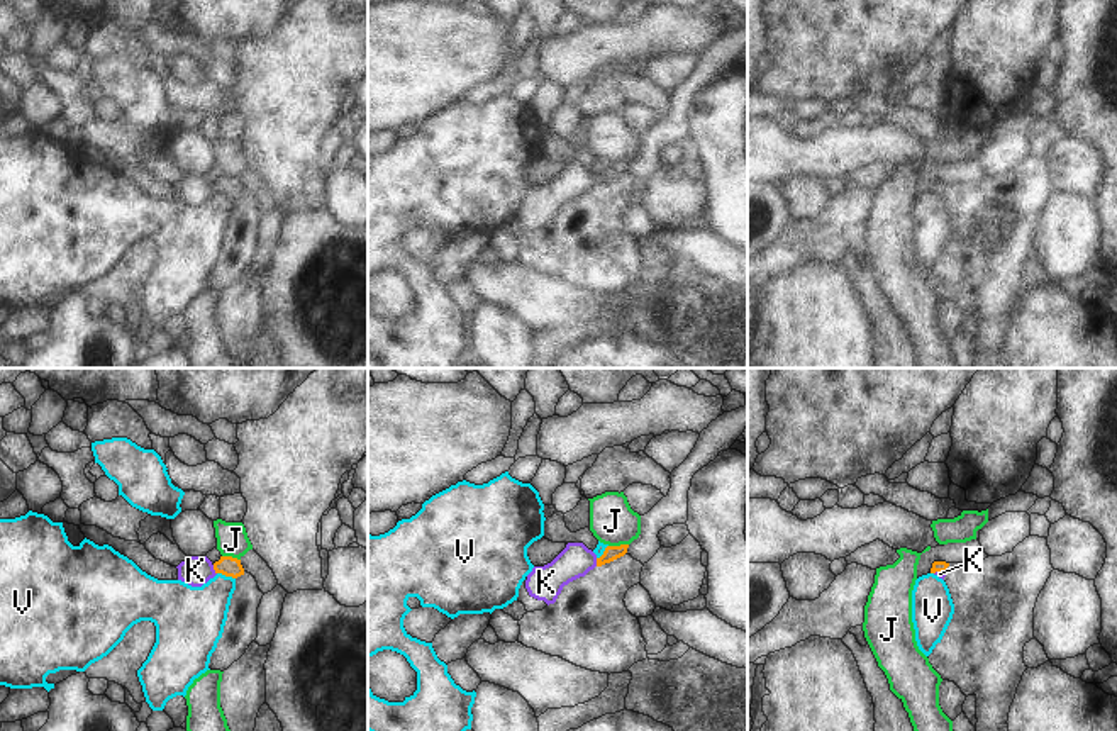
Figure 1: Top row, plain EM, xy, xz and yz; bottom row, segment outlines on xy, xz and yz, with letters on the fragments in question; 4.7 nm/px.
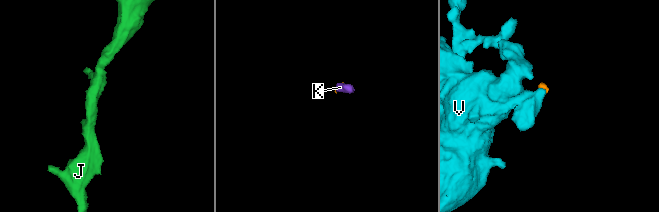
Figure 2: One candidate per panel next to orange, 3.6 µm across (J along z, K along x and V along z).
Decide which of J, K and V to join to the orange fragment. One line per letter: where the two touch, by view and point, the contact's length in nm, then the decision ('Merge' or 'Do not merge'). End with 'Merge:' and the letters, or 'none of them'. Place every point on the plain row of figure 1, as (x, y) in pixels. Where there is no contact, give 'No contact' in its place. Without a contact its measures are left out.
J: Touches orange at xz (617, 167). Shared border 100 nm. Do not merge
K: Touches orange at xy (214, 189). Shared border 50 nm. Merge
V: Touches orange at xy (226, 195). Shared border 90 nm. Do not merge
Merge: K.

